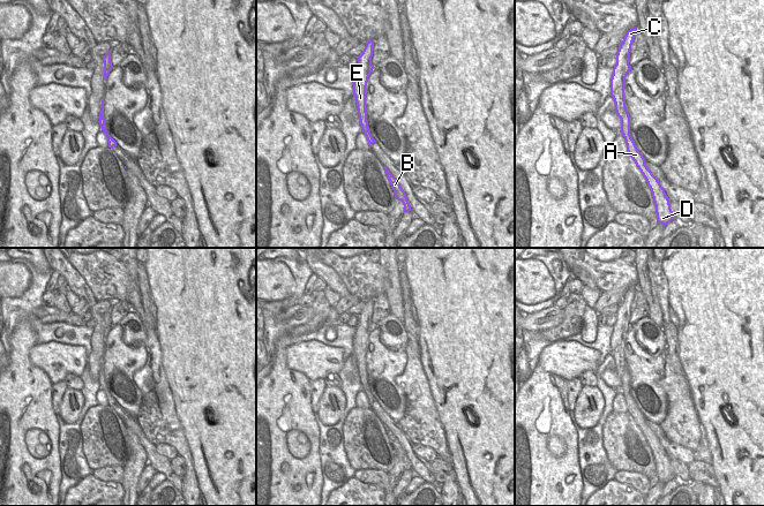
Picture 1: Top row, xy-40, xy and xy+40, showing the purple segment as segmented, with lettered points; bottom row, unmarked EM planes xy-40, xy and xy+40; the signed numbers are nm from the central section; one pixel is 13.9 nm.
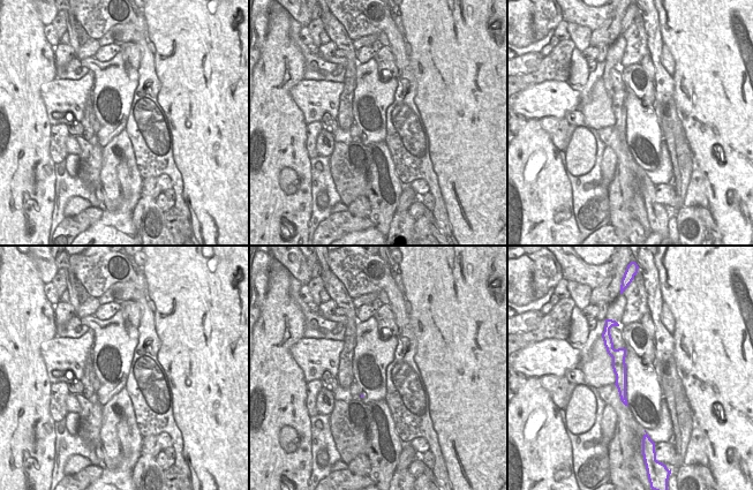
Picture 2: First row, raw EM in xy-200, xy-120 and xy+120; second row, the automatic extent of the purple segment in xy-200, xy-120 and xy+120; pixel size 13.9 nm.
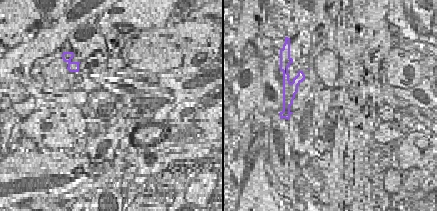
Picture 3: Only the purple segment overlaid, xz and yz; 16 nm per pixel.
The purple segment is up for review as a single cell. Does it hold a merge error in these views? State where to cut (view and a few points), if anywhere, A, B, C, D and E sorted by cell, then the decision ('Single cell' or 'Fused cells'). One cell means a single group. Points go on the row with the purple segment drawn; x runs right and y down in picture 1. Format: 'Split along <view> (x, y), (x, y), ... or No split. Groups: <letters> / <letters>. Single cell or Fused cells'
Split along xy+40 (623, 89), (615, 90), (611, 95). Groups: A B D E / C. Fused cells

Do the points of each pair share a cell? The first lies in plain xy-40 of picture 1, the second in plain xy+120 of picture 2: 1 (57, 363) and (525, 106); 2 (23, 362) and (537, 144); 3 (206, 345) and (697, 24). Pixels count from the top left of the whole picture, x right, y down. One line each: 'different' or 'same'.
1: same
2: same
3: same

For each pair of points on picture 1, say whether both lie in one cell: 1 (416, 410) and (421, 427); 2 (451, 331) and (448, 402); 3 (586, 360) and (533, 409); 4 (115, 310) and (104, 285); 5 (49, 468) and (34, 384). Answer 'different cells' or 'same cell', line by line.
1: same cell
2: same cell
3: different cells
4: different cells
5: same cell

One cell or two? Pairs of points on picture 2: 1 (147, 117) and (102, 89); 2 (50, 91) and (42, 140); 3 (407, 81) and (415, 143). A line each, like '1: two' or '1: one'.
1: two
2: two
3: one

